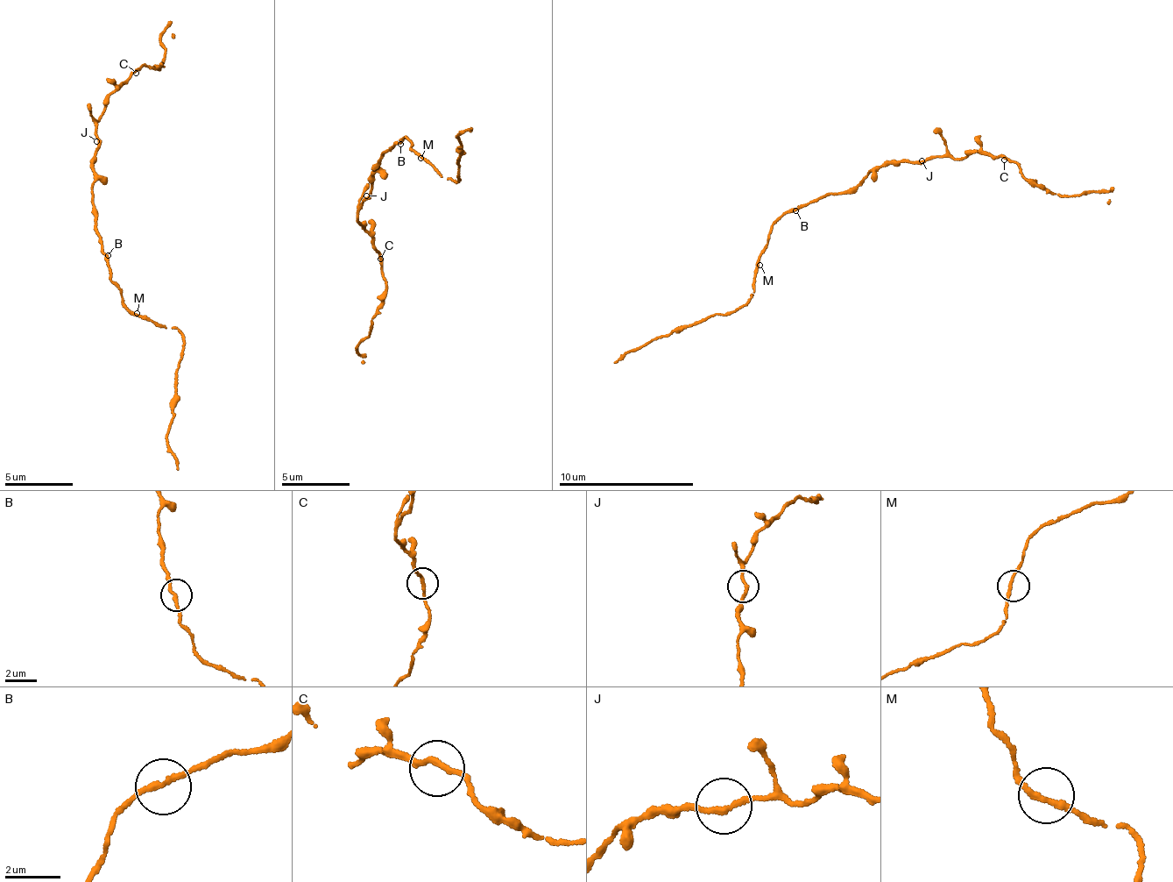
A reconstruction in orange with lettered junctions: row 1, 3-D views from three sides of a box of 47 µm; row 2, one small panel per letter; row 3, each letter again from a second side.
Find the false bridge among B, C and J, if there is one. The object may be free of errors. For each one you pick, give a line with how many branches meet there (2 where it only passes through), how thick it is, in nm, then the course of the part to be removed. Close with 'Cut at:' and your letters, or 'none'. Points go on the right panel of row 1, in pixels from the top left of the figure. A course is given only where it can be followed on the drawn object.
Cut at: none

